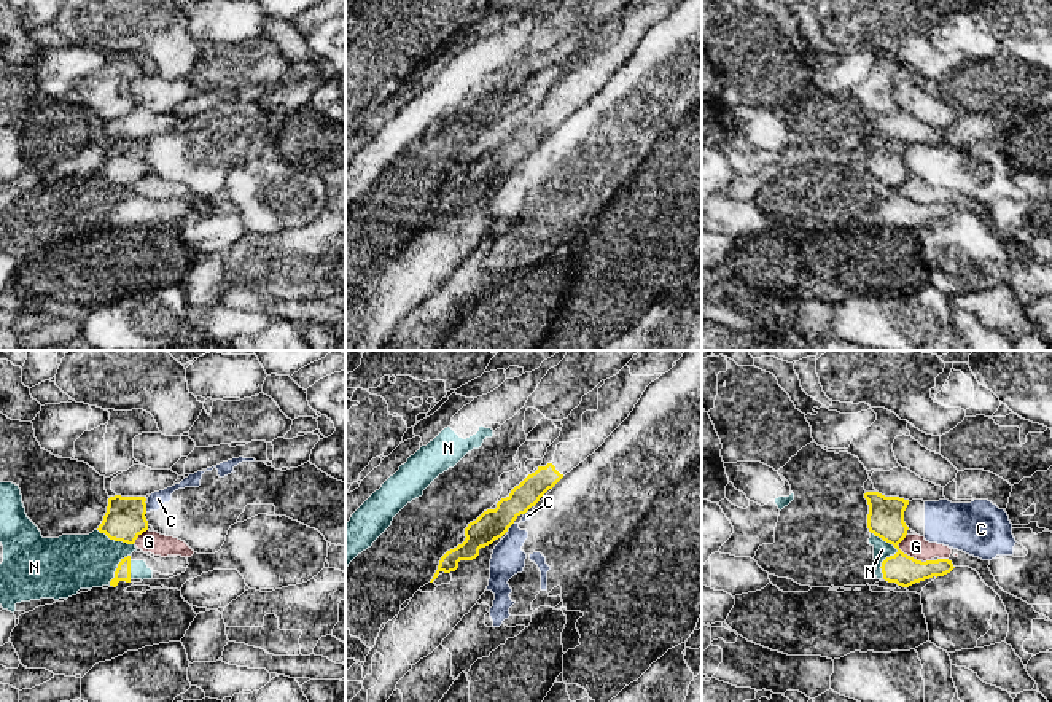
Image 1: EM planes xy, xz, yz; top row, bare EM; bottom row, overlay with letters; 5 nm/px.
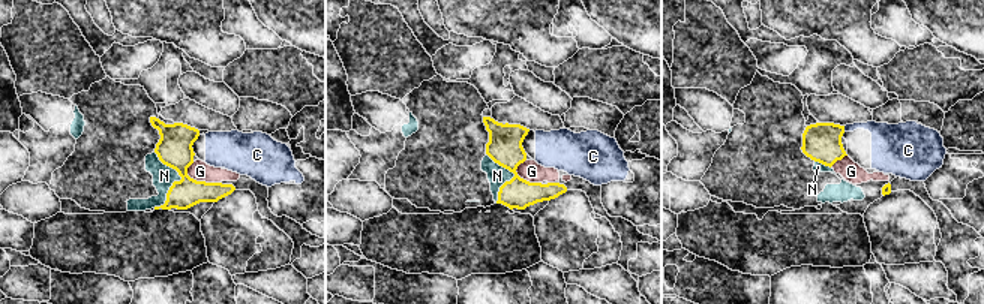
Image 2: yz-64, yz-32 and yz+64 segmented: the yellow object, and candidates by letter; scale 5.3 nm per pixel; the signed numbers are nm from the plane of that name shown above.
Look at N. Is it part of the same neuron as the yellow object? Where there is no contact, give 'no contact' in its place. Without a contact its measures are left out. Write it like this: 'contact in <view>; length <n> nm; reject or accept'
contact in yz; length 240 nm; reject

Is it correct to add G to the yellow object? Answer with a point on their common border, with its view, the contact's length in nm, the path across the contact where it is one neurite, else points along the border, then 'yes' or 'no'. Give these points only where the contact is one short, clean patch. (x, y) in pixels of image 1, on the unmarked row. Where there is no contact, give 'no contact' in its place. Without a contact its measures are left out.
meets yellow in yz at (901, 194); contact 160 nm long; no

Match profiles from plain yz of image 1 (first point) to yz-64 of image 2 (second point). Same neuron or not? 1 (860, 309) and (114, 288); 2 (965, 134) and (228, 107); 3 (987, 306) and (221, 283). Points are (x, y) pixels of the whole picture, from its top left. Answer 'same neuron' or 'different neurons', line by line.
1: different neurons
2: different neurons
3: different neurons

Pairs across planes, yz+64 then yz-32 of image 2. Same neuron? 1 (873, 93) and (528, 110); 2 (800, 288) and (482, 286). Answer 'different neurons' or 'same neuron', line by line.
1: different neurons
2: same neuron

